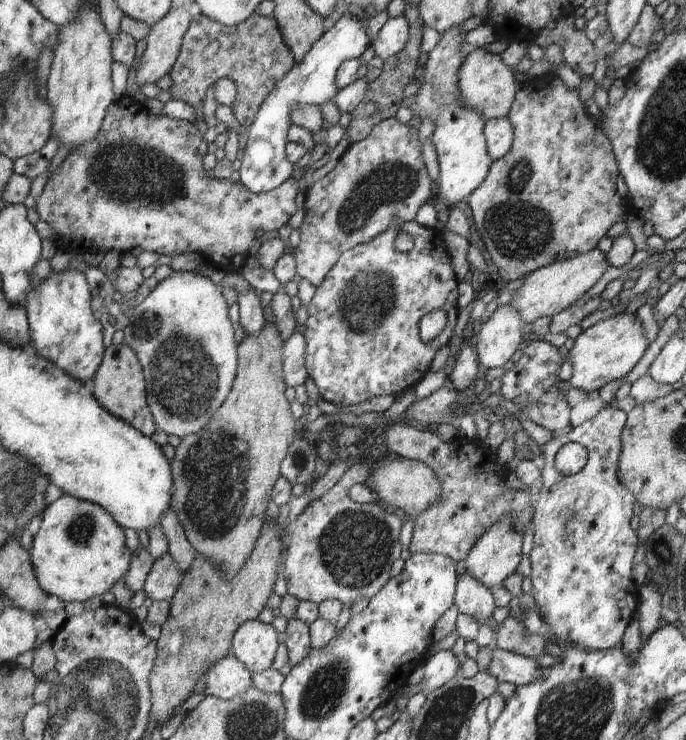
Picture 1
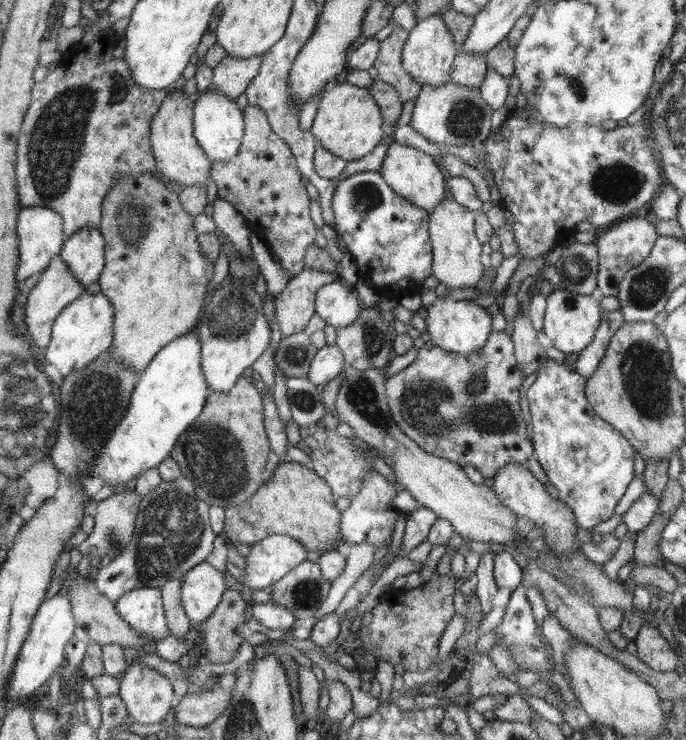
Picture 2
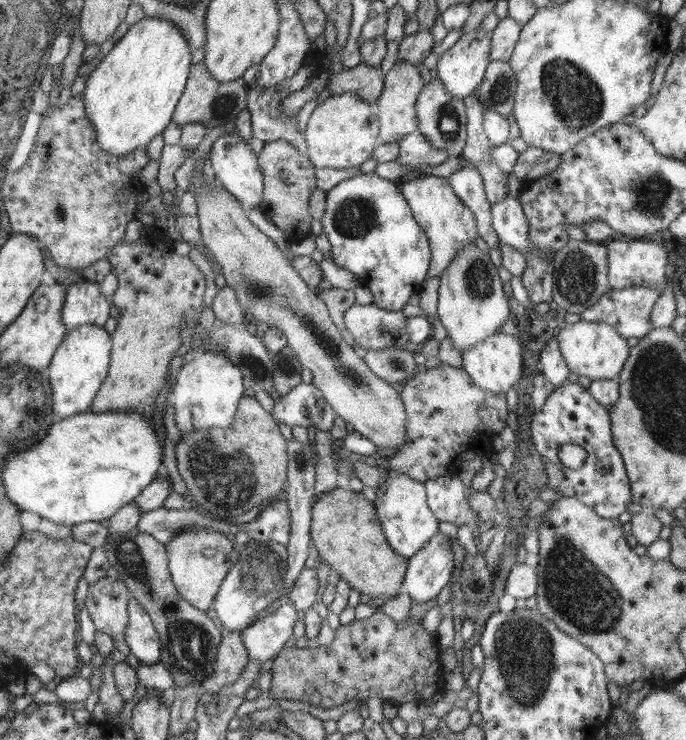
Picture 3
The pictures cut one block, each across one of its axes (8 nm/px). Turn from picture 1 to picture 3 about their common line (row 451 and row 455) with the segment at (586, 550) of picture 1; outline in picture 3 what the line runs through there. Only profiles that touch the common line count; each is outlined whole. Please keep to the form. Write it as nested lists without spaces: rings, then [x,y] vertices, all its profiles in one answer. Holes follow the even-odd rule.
[[[565,381],[548,396],[542,410],[530,422],[535,450],[560,466],[565,478],[574,483],[575,497],[604,519],[619,517],[633,500],[625,463],[614,447],[609,416],[608,410],[594,400],[588,389]],[[566,444],[580,446],[586,452],[586,461],[579,469],[563,466],[558,458],[561,447]]]

